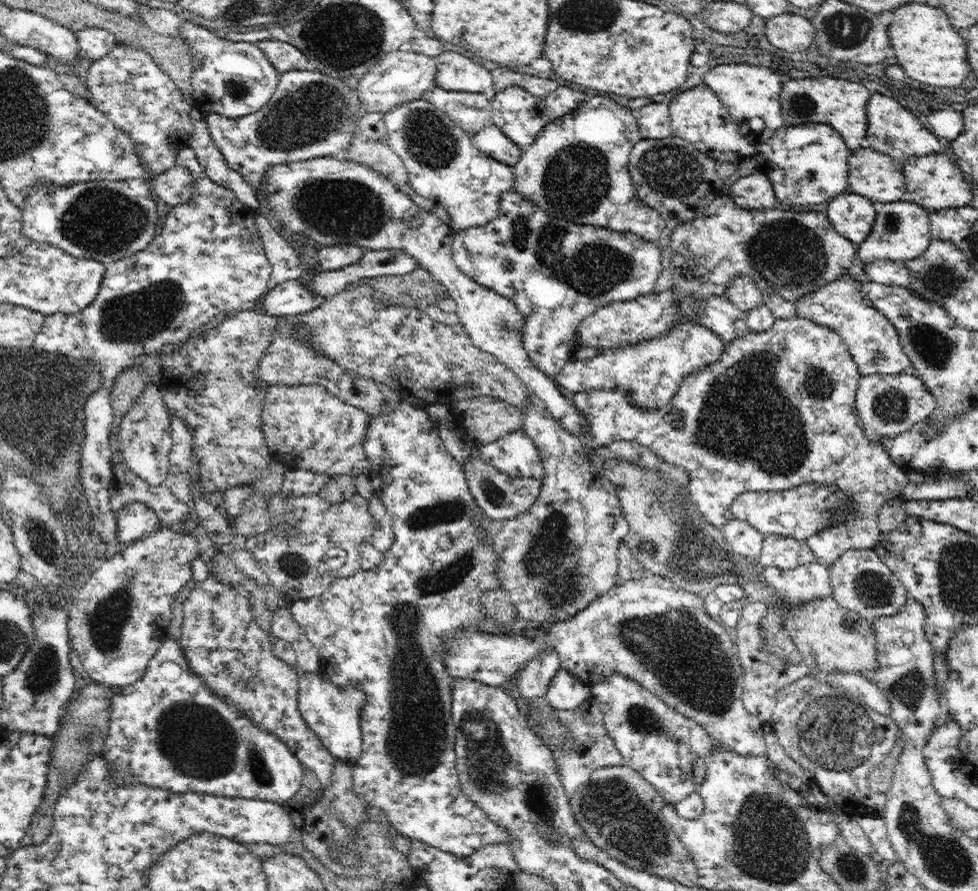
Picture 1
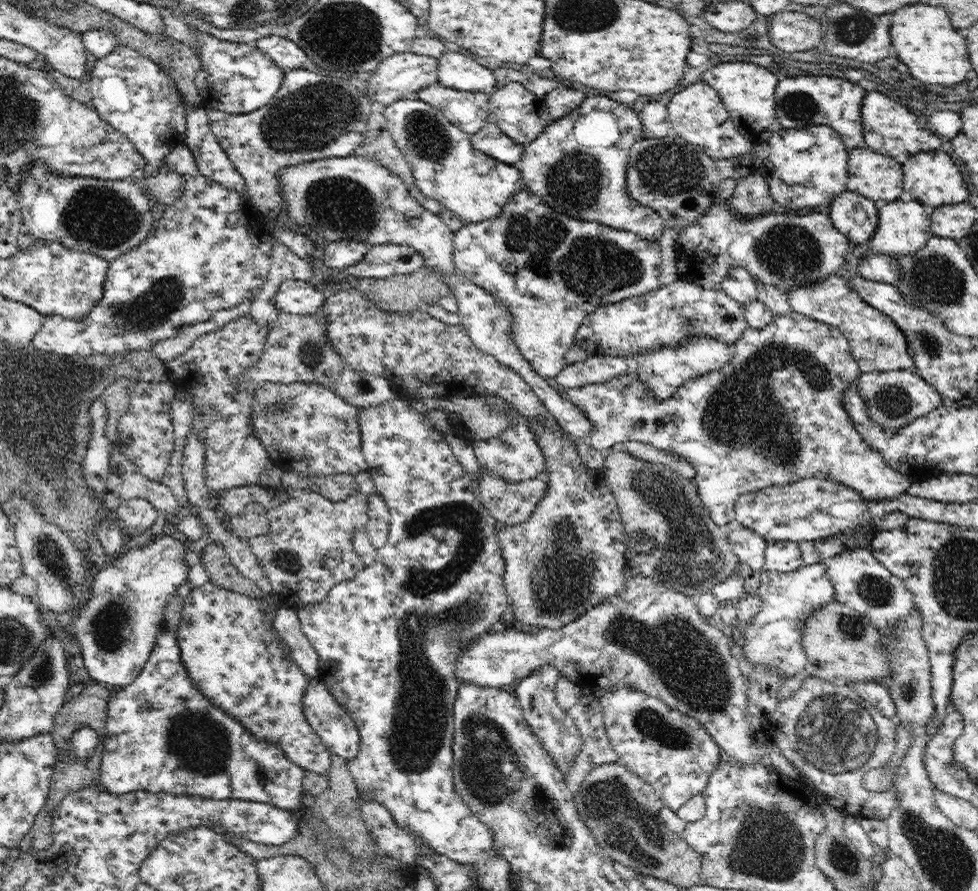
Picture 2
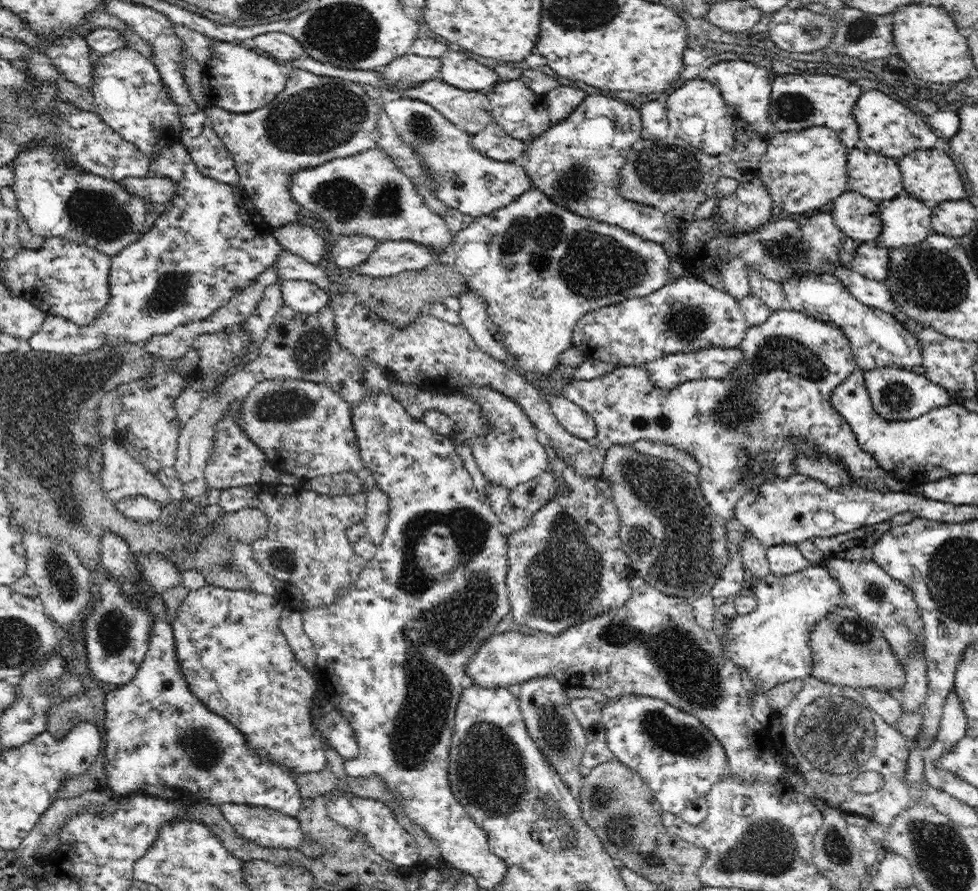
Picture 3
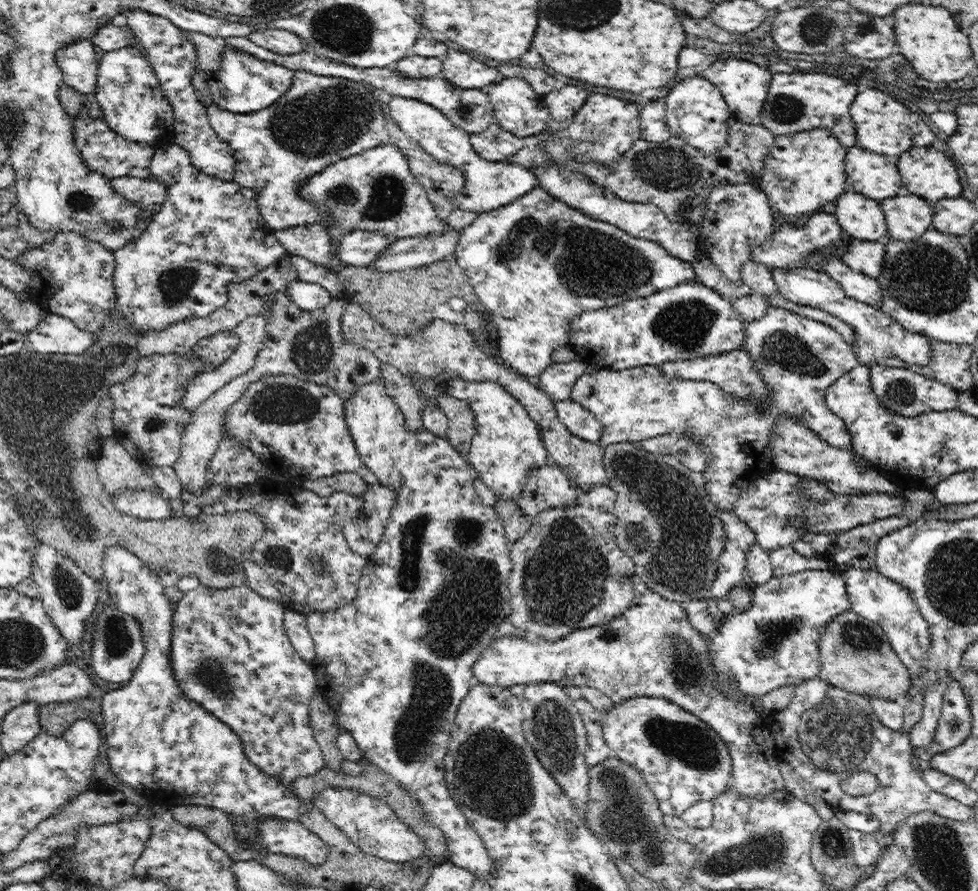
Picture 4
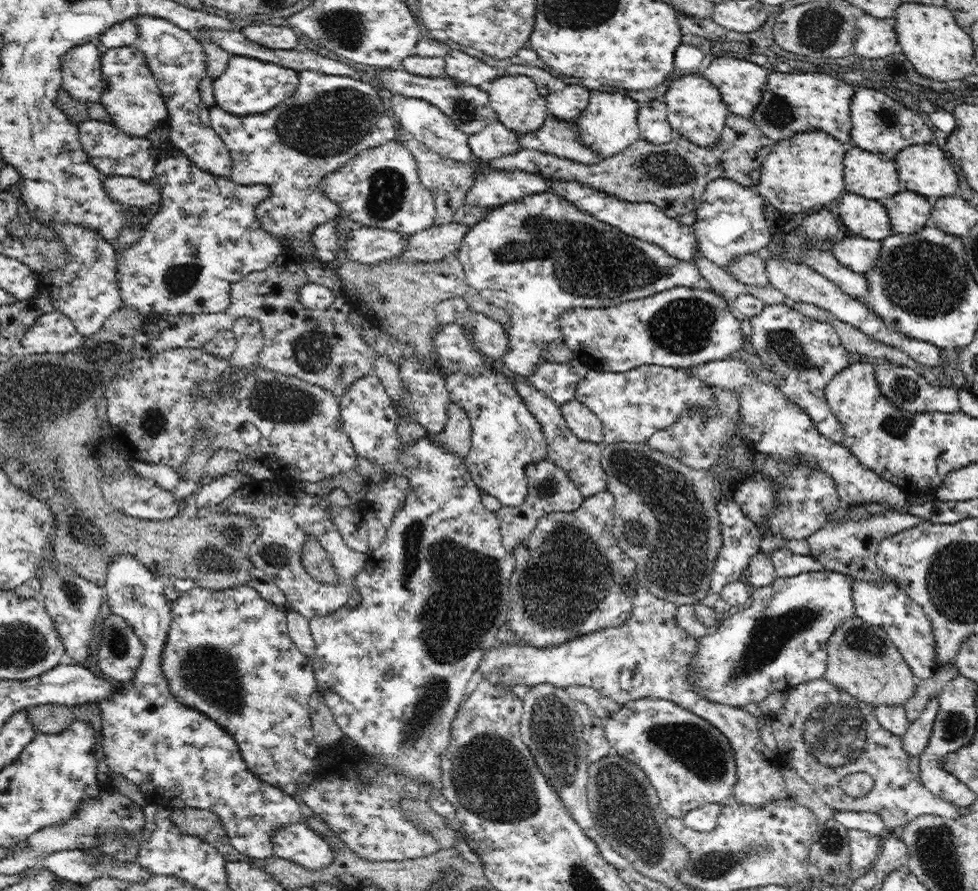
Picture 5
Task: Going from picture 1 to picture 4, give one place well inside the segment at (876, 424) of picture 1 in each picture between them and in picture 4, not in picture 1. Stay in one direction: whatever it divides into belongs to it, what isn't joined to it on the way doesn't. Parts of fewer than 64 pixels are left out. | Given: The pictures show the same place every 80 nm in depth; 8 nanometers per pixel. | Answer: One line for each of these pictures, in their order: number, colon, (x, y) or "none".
2: (894, 399)
3: (897, 393)
4: (901, 391)

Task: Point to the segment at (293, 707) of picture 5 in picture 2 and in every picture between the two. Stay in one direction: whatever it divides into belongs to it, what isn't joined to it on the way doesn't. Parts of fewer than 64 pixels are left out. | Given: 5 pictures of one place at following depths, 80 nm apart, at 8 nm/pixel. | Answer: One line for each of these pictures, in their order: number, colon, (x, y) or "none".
2: (230, 649)
3: (233, 654)
4: (230, 652)

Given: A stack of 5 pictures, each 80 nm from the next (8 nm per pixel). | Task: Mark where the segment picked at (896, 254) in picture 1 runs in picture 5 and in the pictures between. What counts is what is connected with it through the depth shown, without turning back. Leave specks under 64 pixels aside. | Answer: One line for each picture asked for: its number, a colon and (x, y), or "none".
2: (904, 228)
3: (906, 221)
4: (908, 217)
5: (909, 212)

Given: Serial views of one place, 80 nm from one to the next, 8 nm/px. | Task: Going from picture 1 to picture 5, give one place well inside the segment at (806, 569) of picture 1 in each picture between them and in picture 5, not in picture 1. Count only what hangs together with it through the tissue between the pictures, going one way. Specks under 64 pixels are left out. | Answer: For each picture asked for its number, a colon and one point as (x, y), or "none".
2: (773, 636)
3: (771, 641)
4: (775, 642)
5: (778, 641)

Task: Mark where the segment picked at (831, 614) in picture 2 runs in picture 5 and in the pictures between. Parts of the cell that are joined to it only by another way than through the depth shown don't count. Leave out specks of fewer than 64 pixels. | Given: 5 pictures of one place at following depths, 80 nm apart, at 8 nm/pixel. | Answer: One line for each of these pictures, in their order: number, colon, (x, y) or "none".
3: (848, 650)
4: (855, 655)
5: (861, 660)

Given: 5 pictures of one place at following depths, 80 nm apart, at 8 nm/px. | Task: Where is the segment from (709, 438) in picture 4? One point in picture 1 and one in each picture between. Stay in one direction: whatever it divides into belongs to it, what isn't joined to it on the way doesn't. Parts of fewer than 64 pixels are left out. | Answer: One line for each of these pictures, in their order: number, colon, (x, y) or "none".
1: (777, 411)
2: (774, 415)
3: (744, 429)

